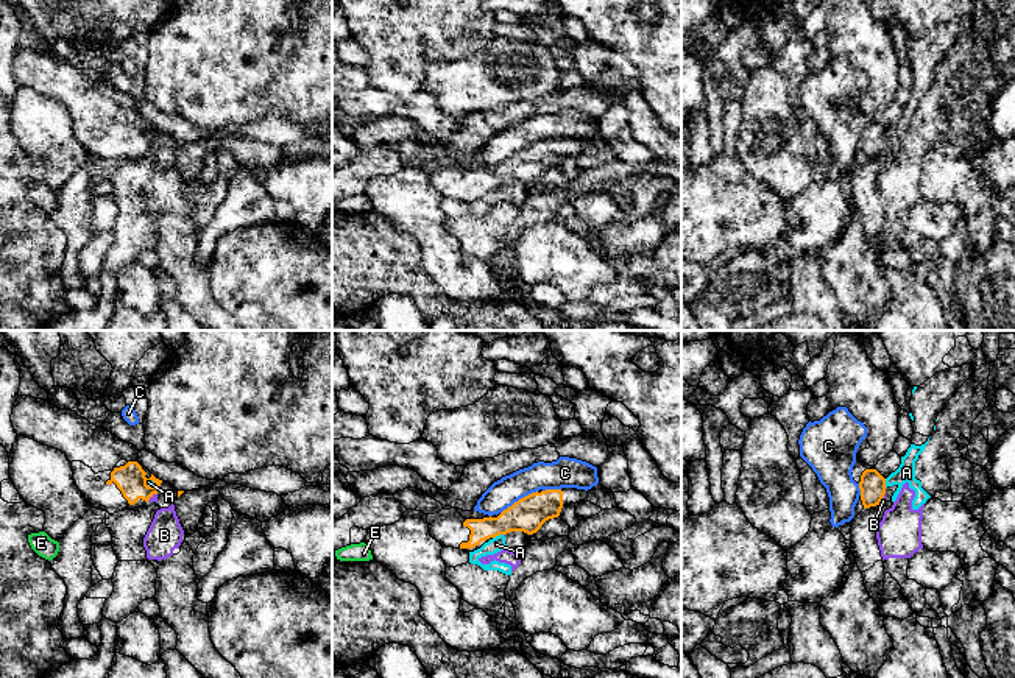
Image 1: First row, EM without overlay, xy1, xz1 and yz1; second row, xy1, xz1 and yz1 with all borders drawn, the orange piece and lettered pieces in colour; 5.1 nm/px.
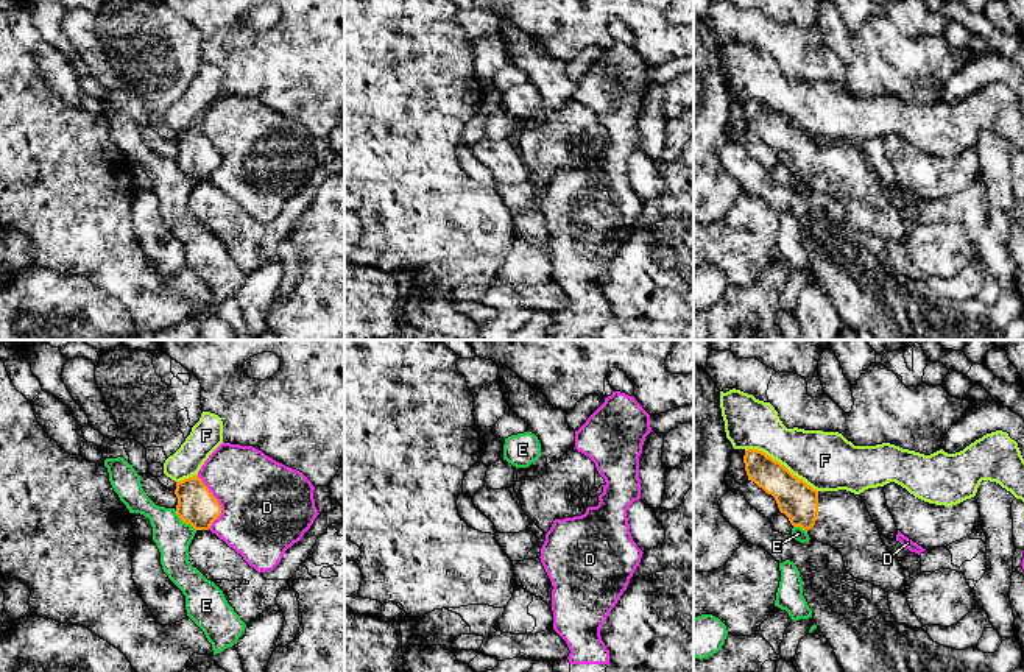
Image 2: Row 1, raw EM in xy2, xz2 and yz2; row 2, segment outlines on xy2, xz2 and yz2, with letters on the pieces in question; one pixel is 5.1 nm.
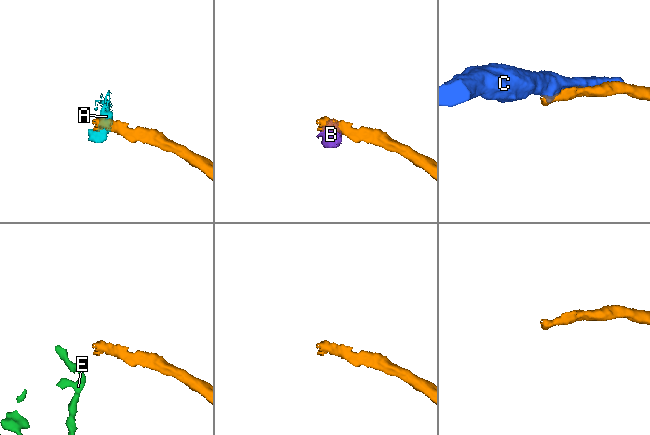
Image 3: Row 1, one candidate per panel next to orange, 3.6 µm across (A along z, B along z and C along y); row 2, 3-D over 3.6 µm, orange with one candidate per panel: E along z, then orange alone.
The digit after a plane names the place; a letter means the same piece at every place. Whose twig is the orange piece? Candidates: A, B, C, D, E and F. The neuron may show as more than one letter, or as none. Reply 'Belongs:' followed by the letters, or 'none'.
Belongs: none

